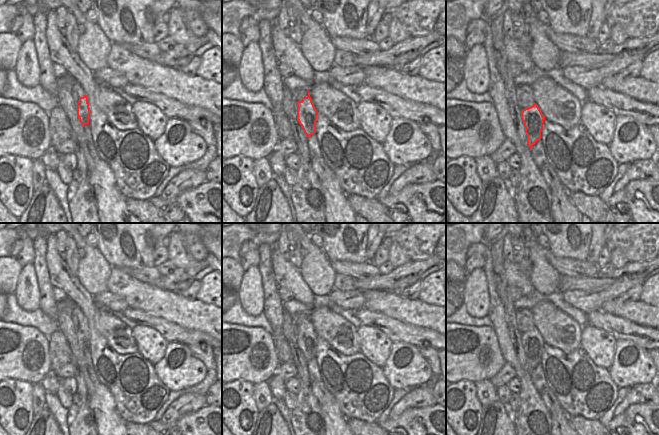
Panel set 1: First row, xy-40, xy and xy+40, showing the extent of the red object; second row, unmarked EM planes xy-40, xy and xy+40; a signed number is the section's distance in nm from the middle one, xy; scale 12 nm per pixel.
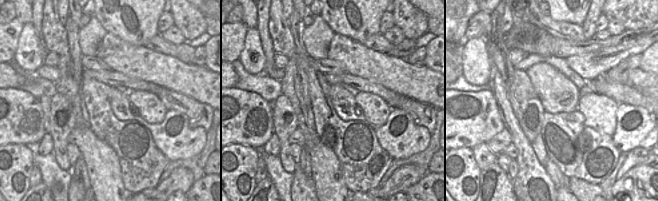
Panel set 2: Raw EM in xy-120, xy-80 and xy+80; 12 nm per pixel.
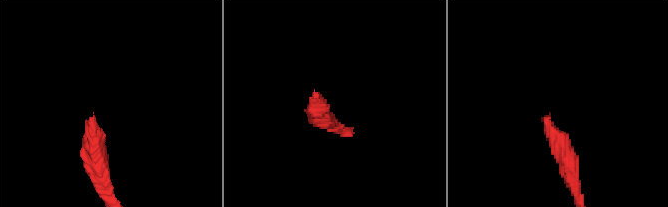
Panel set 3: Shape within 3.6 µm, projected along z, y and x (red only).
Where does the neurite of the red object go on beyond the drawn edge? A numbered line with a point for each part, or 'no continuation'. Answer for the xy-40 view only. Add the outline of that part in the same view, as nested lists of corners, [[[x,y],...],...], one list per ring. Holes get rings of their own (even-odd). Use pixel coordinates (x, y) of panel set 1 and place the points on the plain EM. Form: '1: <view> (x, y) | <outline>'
1: xy-40 (78, 315) | [[[75,305],[75,312],[73,314],[73,320],[75,322],[76,328],[80,321],[83,321],[85,319],[84,313],[81,311],[81,309]]]

